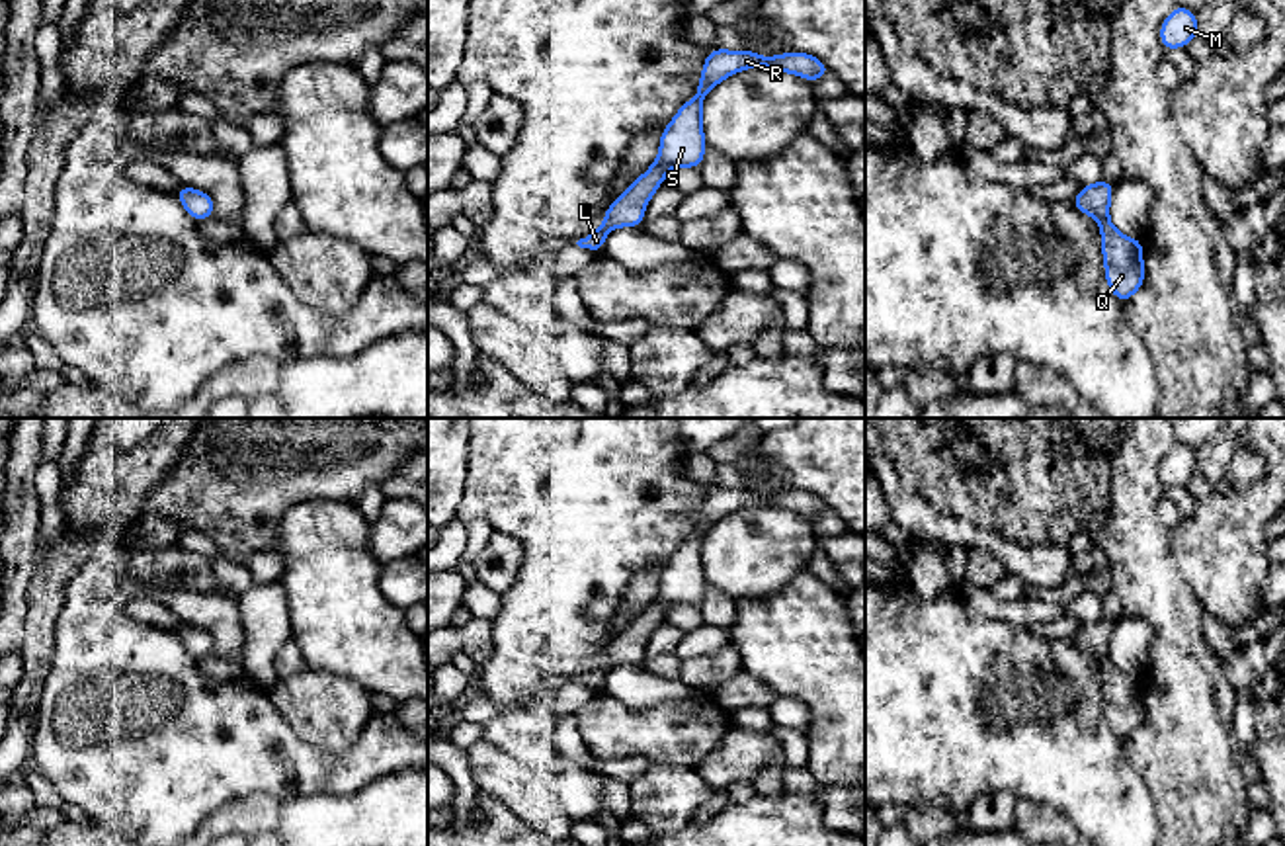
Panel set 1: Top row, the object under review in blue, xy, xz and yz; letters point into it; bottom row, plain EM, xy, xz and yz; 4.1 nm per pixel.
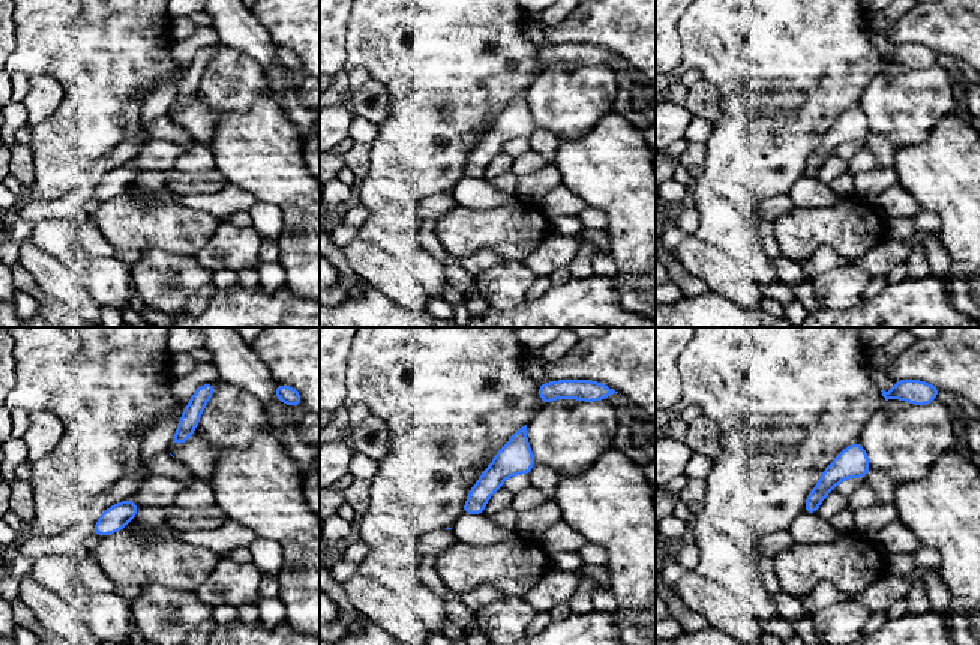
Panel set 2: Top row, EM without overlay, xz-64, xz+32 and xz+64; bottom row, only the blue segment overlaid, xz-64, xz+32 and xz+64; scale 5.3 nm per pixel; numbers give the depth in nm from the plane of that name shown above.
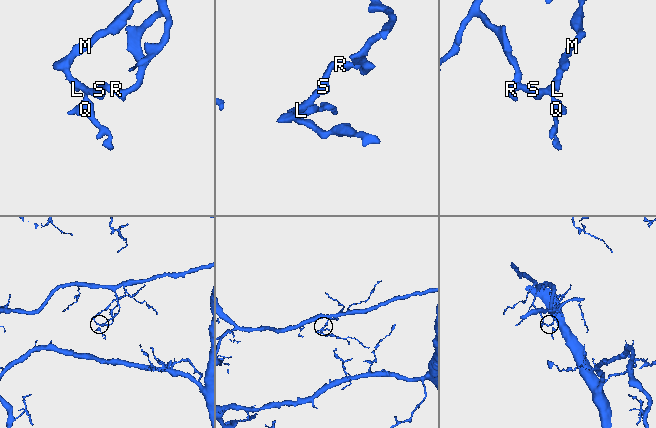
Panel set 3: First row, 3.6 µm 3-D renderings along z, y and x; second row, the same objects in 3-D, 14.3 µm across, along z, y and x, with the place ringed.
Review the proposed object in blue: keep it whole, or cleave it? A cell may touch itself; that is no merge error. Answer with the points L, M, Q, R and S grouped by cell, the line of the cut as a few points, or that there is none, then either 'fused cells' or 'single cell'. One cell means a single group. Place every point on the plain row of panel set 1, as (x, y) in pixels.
L M Q R S | no cut | single cell

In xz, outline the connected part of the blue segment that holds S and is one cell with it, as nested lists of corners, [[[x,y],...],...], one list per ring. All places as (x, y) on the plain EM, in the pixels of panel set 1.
[[[711,486],[701,508],[695,535],[685,539],[662,569],[656,600],[607,645],[601,664],[576,680],[580,686],[601,690],[605,672],[611,666],[639,664],[644,658],[644,643],[650,639],[656,625],[664,621],[670,606],[701,604],[707,584],[701,563],[703,535],[730,512],[754,504],[791,510],[810,520],[830,512],[820,496],[807,490],[791,488],[785,492],[762,494],[746,486]]]

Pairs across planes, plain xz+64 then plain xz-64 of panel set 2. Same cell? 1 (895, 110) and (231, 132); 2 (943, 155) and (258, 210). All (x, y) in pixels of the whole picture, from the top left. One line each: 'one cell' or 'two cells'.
1: two cells
2: two cells

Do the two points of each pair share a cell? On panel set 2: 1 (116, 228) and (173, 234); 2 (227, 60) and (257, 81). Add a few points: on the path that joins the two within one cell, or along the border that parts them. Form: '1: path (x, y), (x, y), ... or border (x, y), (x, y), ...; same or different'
1: path (129, 228), (159, 228); same
2: path (234, 68), (249, 81); same

